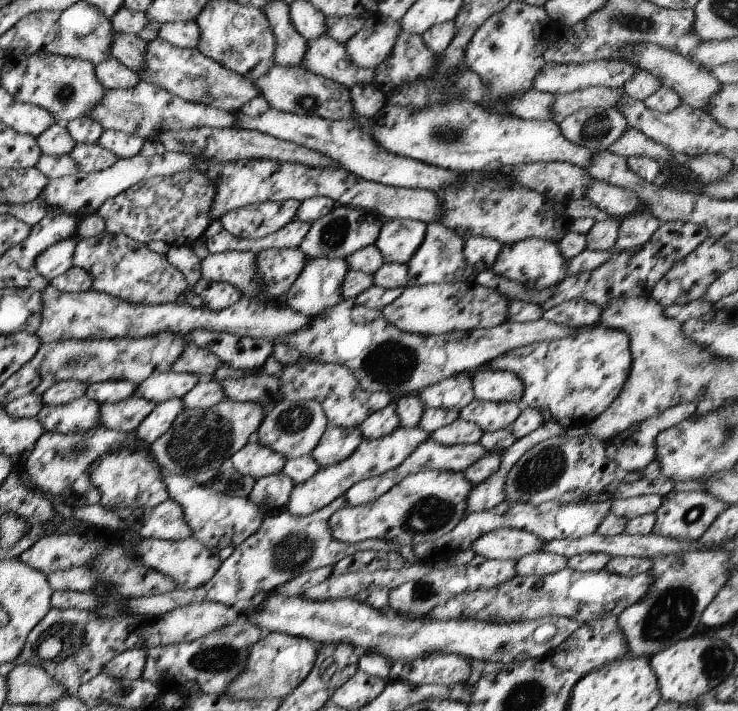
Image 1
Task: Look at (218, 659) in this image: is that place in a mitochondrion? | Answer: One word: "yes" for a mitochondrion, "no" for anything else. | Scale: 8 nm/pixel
yes

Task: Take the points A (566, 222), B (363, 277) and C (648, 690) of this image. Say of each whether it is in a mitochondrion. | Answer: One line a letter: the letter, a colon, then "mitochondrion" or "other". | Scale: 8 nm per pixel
A: other
B: other
C: other

